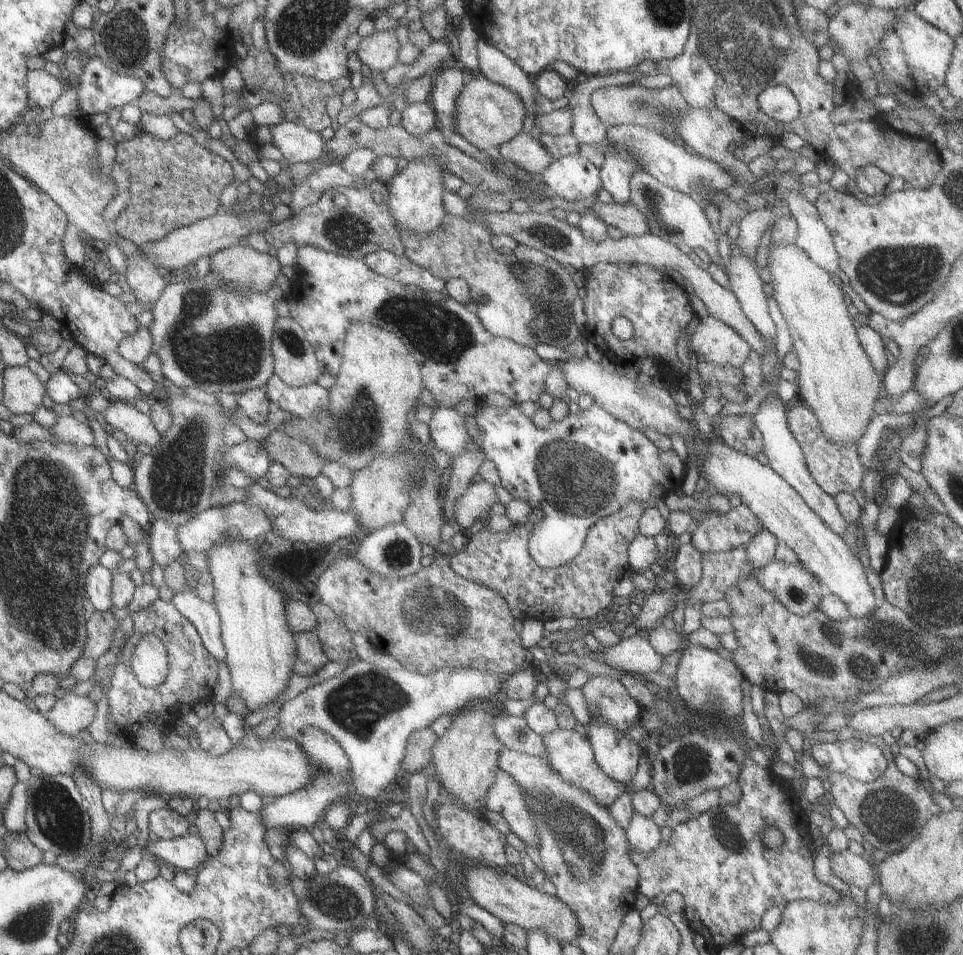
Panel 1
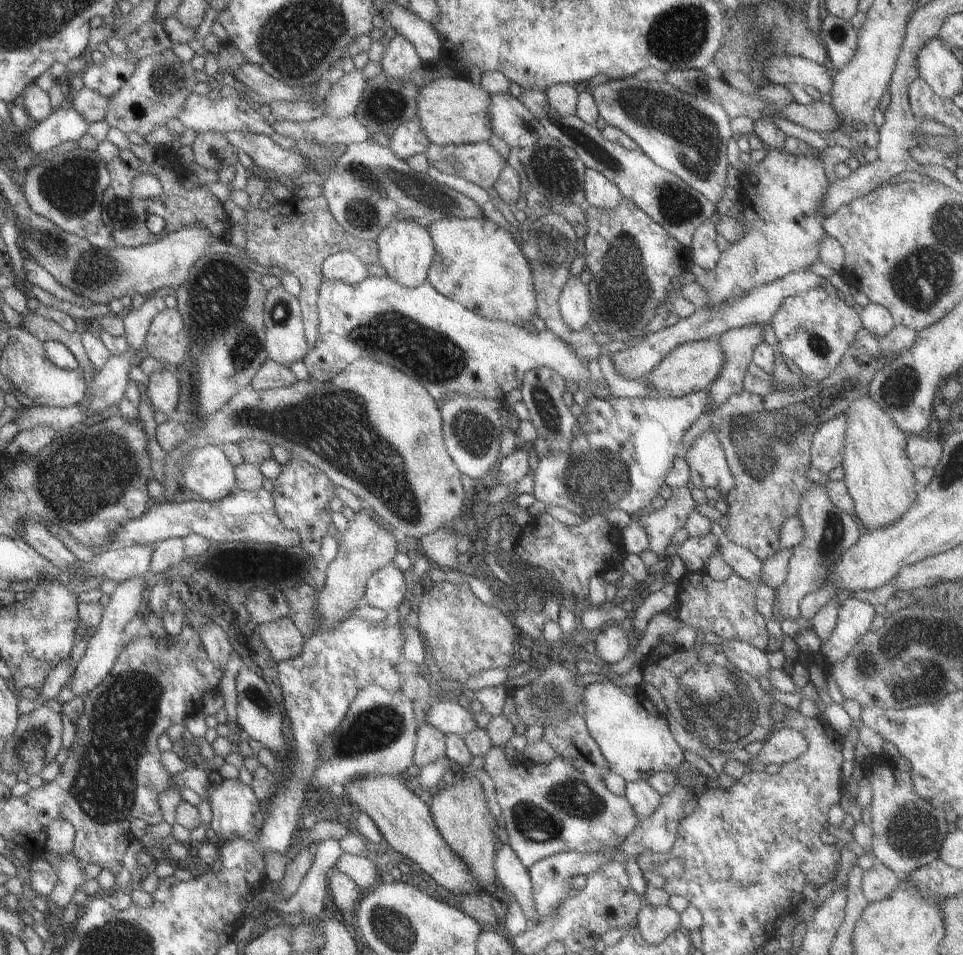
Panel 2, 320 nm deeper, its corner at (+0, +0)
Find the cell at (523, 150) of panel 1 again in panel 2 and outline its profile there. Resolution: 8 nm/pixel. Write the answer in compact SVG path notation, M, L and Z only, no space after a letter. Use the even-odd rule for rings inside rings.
M487 141L443 146L429 143L423 154L435 170L459 176L488 191L506 164Z

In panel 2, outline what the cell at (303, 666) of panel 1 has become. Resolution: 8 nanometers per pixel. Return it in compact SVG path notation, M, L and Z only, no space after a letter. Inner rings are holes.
M289 617L257 626L257 634L276 664L298 656L305 640Z

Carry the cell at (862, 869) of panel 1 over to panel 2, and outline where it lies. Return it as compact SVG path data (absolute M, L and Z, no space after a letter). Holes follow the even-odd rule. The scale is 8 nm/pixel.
M873 863L862 872L859 890L867 902L883 900L897 886L898 875L882 864Z

